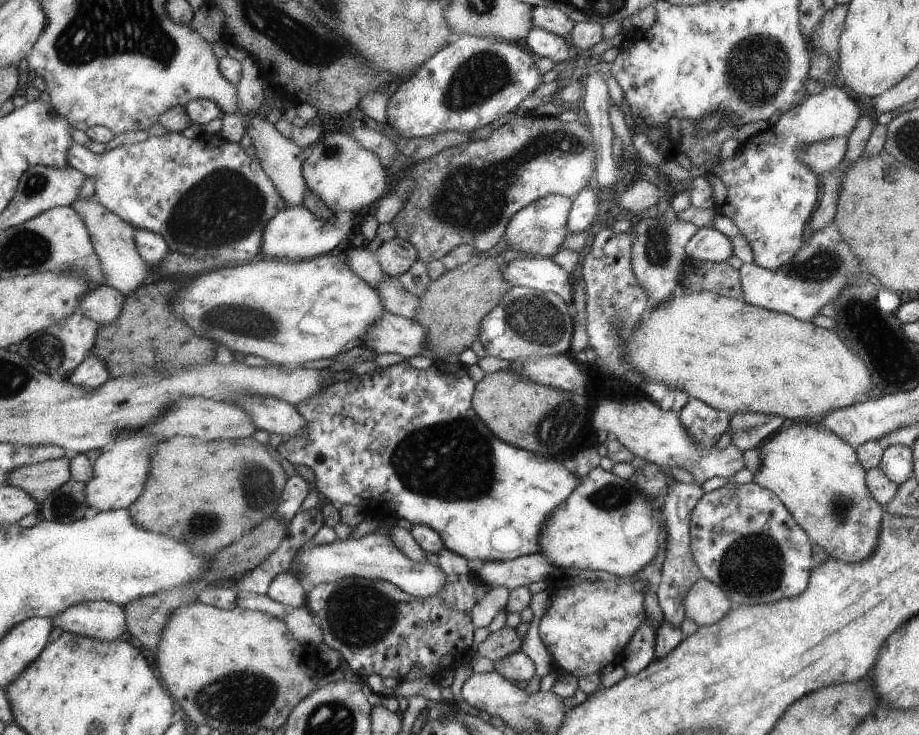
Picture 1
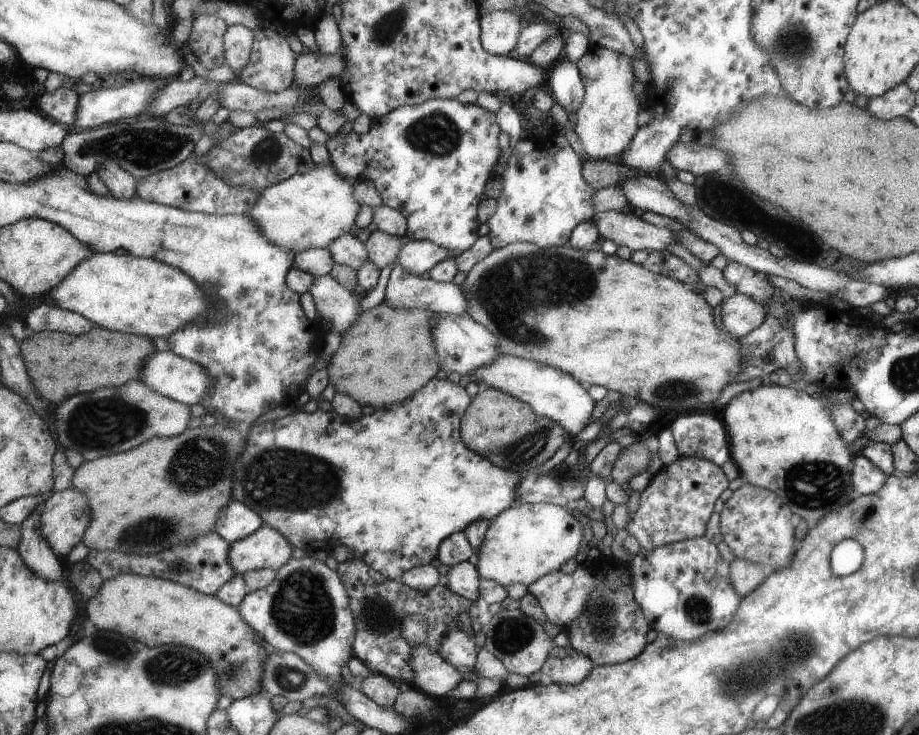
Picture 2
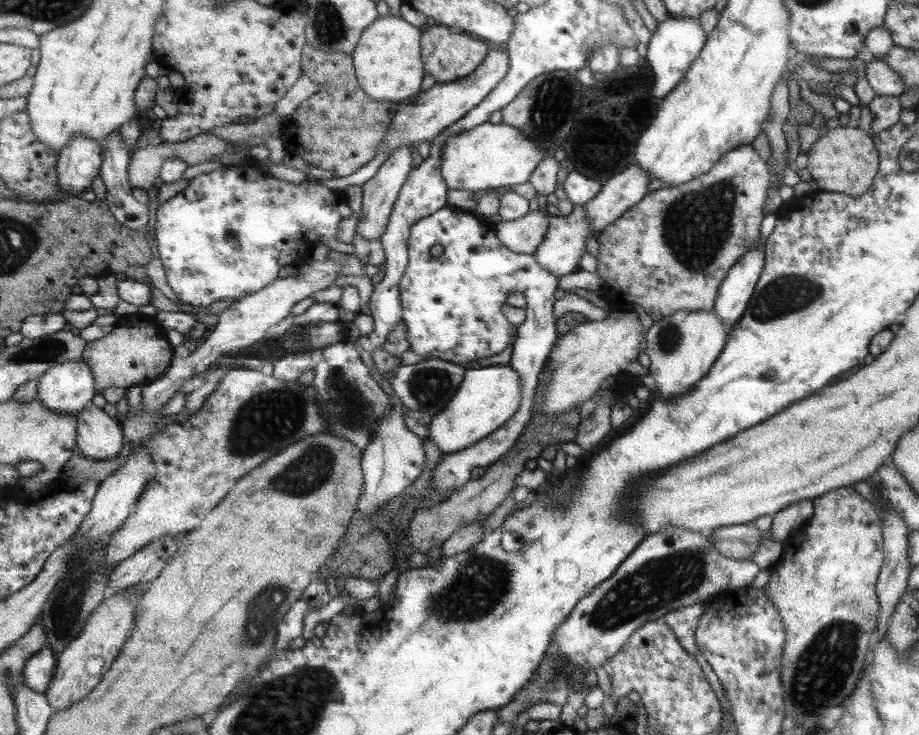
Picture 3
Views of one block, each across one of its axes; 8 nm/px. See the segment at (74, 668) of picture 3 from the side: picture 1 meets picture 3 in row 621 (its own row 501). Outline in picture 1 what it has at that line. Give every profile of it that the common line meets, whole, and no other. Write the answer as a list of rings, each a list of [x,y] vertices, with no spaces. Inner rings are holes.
[[[133,433],[124,436],[122,441],[112,443],[94,462],[93,478],[86,483],[89,506],[98,512],[127,509],[140,493],[148,480],[151,468],[151,454],[156,446],[155,438],[135,436]]]

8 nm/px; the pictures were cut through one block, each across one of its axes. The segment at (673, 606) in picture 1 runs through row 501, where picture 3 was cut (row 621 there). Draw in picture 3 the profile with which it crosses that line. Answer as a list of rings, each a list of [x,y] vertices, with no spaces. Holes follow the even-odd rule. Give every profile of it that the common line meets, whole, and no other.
[[[691,604],[677,607],[667,612],[661,619],[666,625],[672,628],[673,635],[680,641],[685,652],[693,654],[696,650],[695,637],[693,632],[697,628],[699,616],[703,614],[704,604]]]

